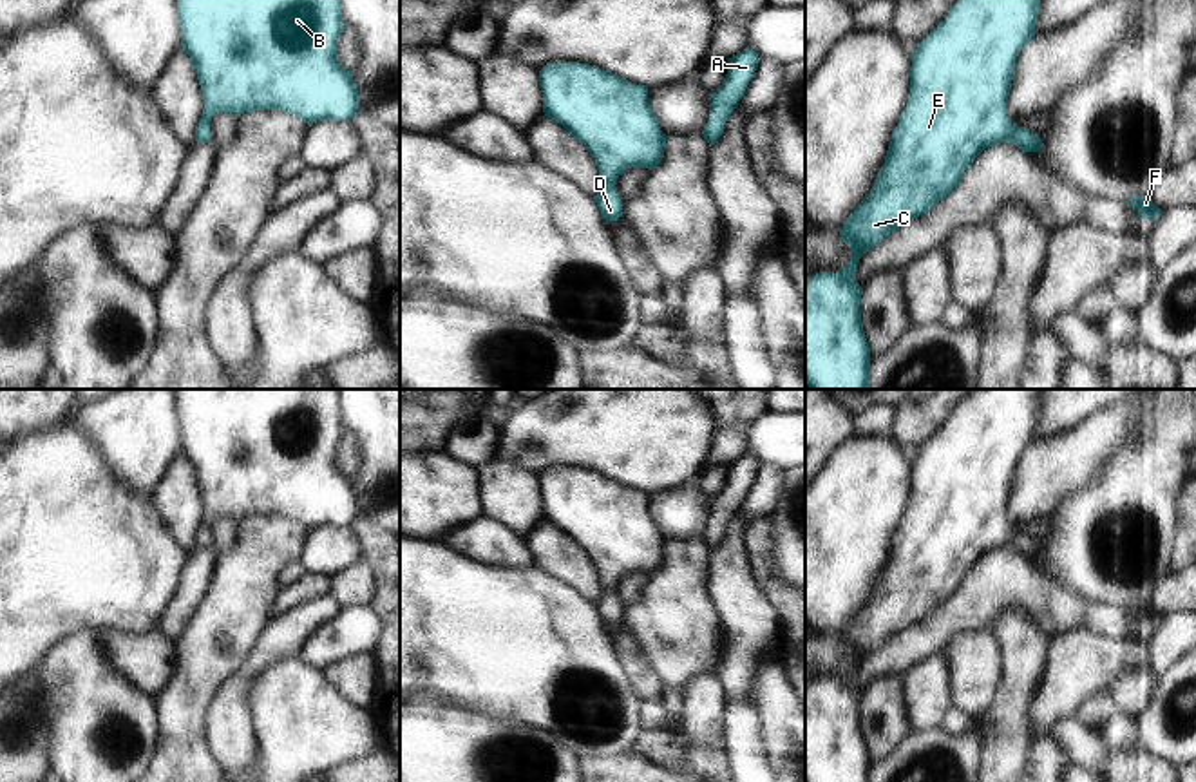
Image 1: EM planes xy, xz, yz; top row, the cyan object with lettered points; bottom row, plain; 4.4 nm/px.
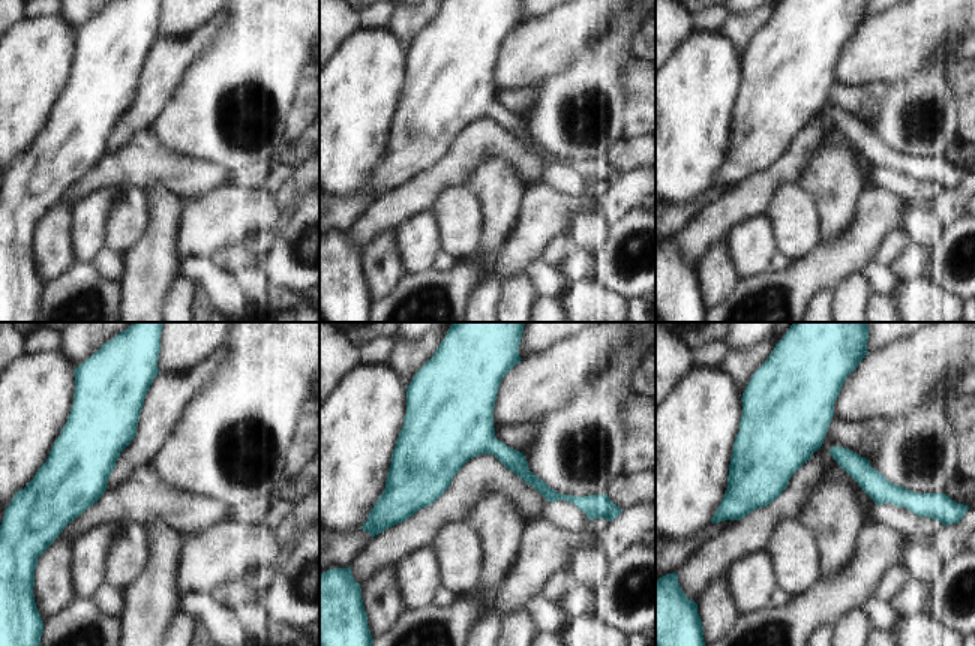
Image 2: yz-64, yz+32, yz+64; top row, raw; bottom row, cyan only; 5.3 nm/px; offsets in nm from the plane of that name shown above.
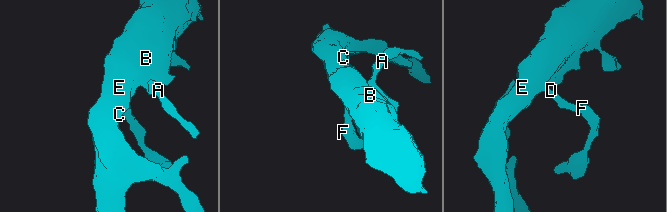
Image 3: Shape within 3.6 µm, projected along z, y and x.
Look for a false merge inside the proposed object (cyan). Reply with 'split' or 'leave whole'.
leave whole

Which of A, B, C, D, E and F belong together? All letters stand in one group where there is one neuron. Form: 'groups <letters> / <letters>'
groups A B C D E F

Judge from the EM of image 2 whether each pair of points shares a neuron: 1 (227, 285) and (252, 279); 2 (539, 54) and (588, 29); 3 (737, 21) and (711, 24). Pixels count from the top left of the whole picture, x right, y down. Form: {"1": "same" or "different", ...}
{"1": "different", "2": "same", "3": "different"}

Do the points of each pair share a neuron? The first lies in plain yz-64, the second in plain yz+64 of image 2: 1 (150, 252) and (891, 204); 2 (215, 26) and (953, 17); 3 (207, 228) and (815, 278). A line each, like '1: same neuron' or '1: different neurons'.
1: different neurons
2: same neuron
3: same neuron

